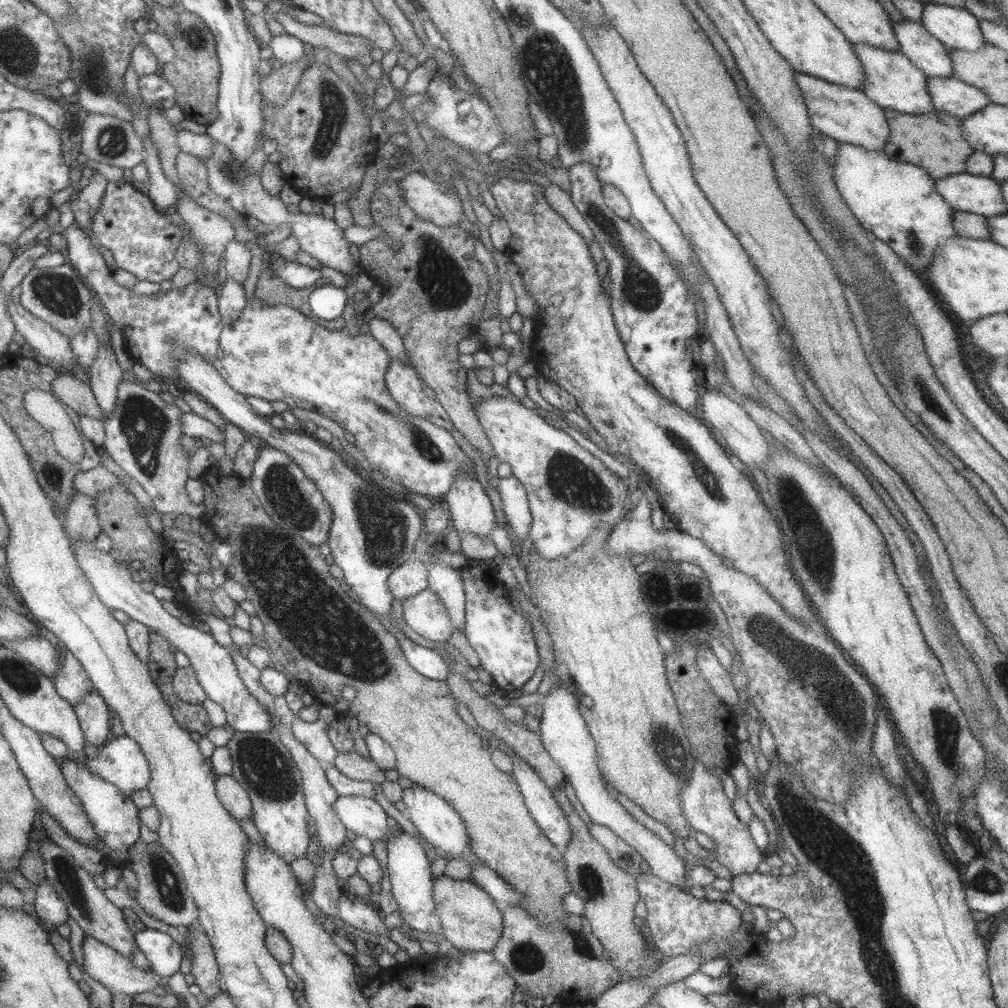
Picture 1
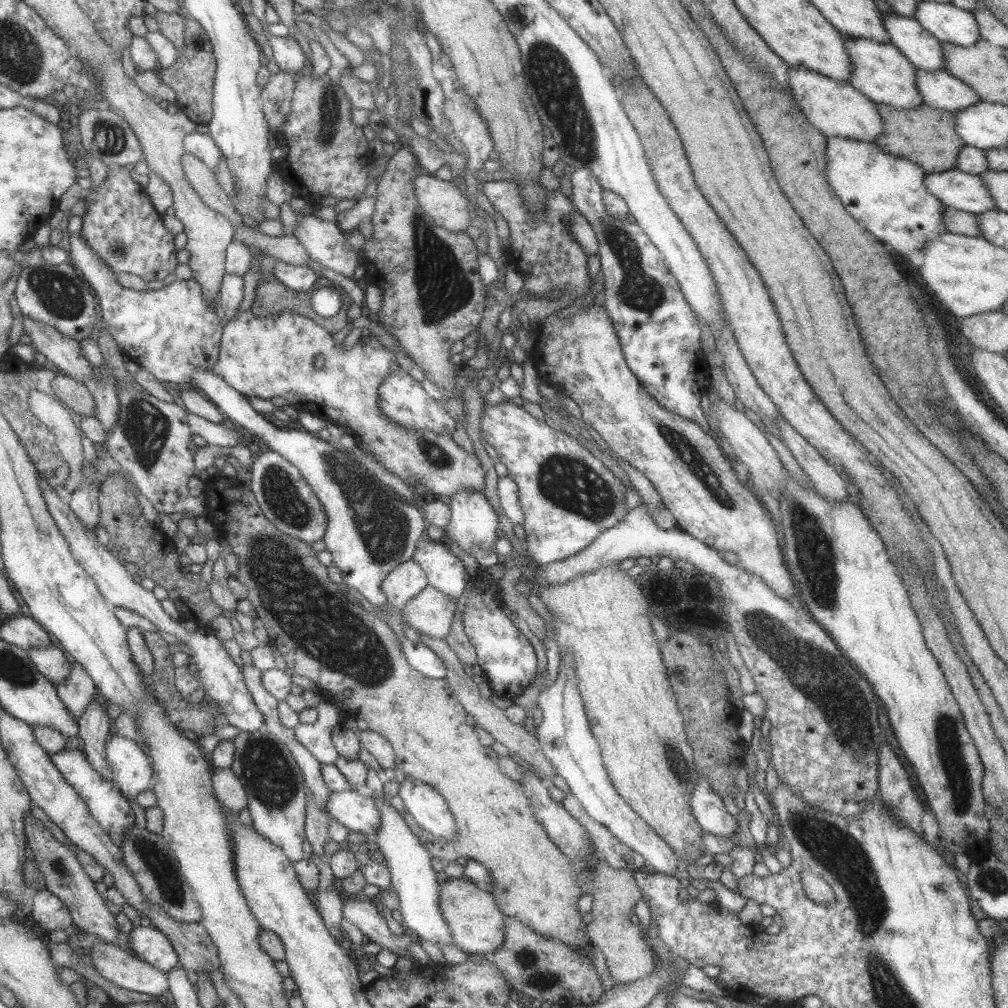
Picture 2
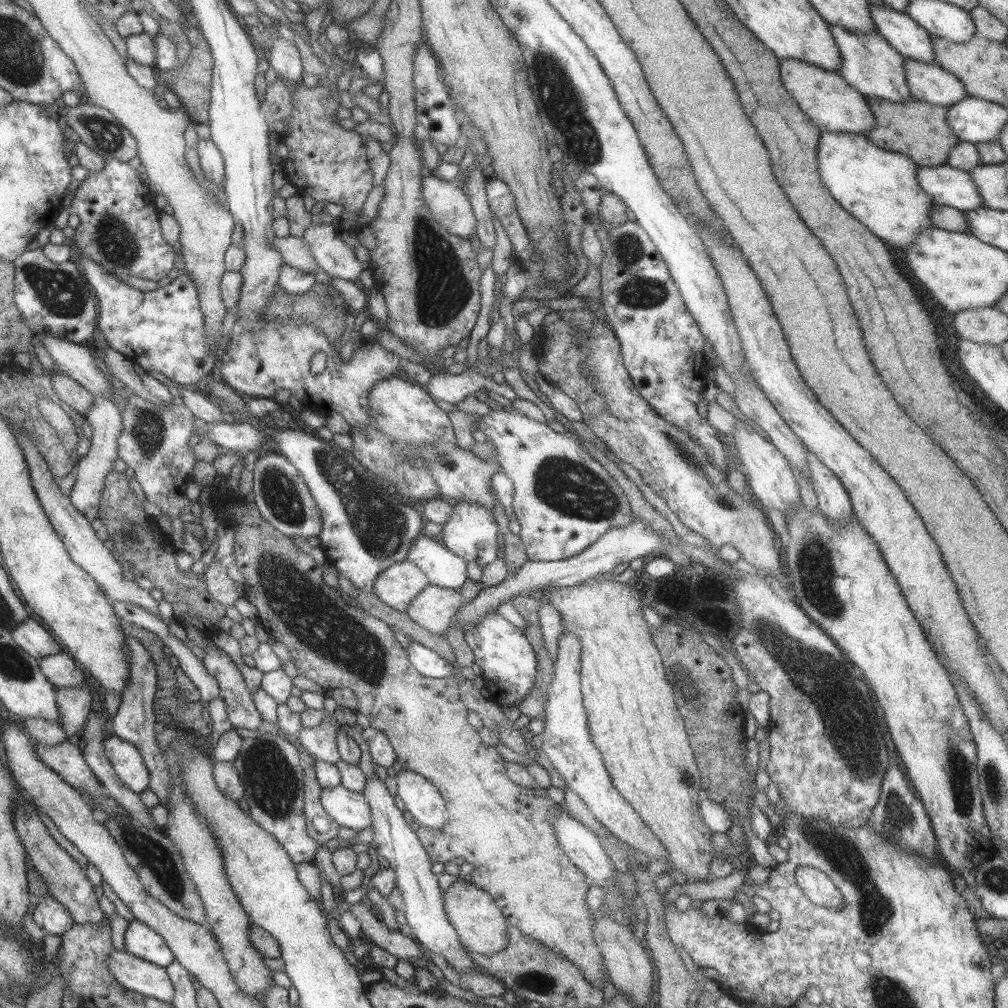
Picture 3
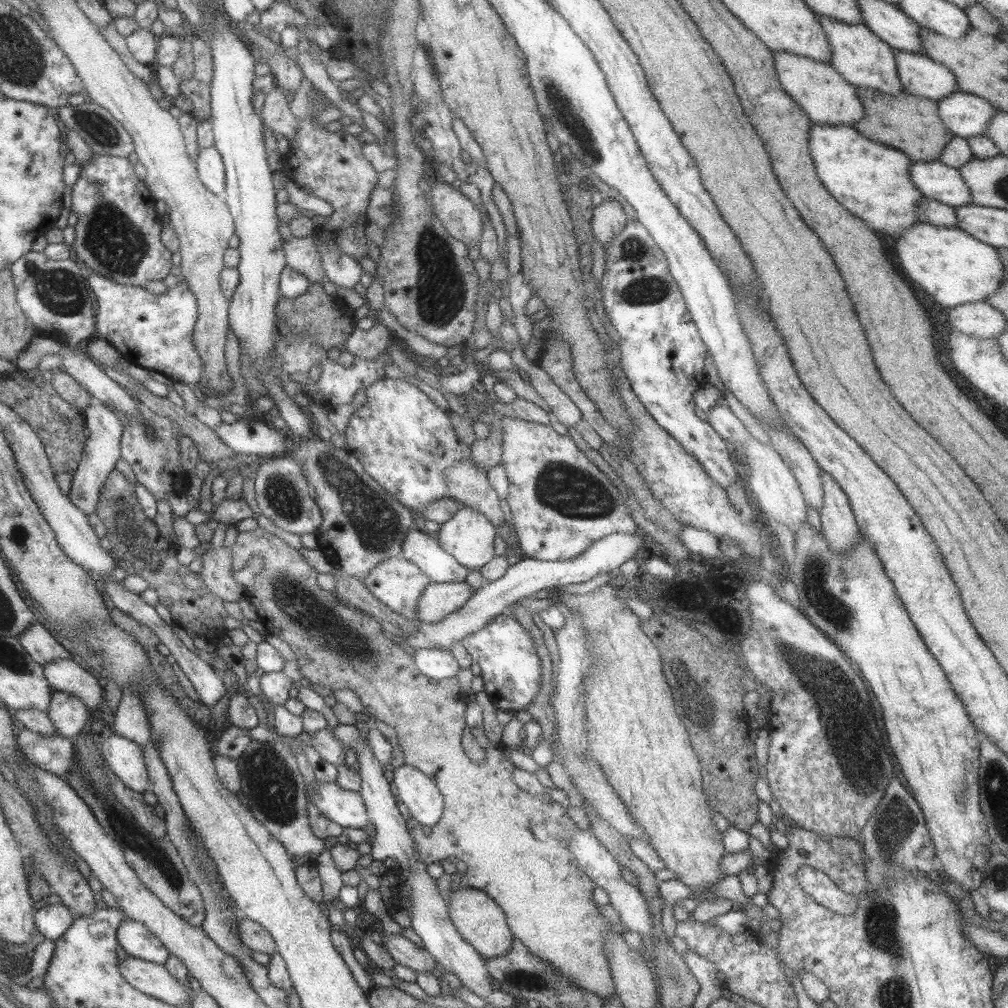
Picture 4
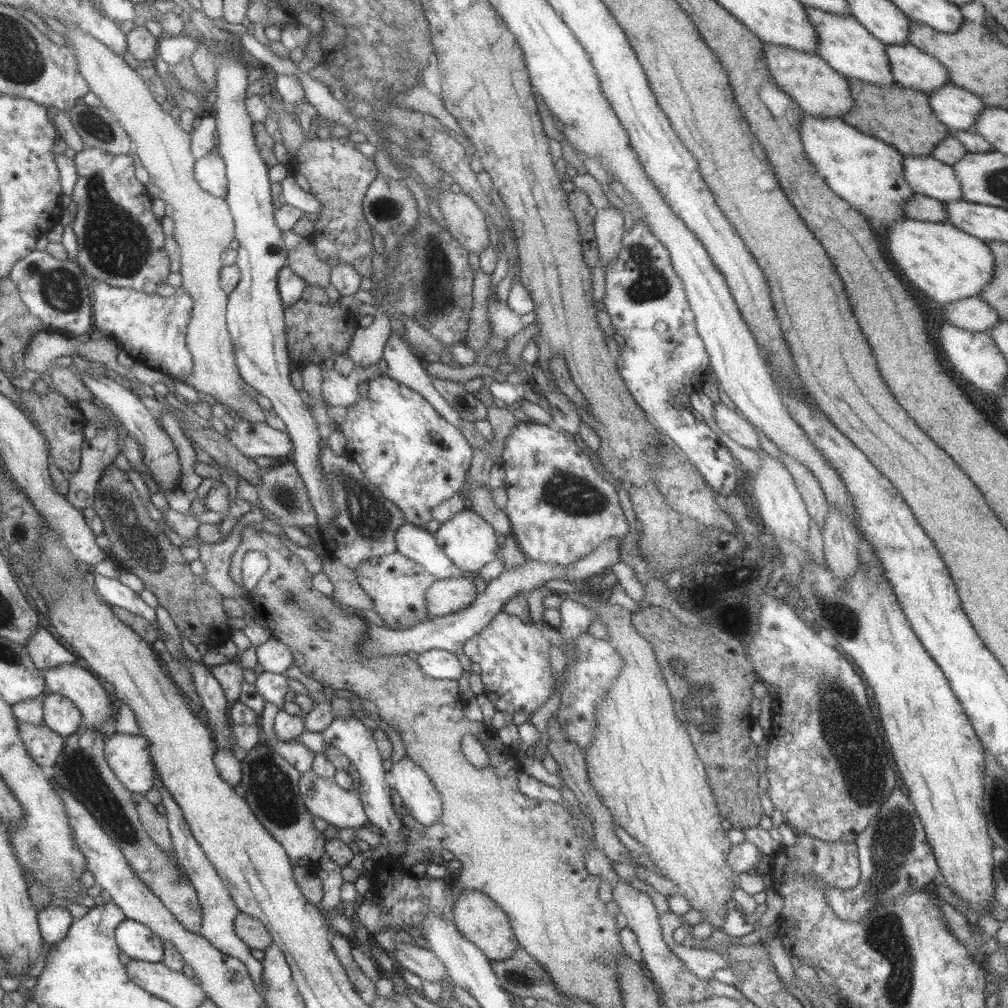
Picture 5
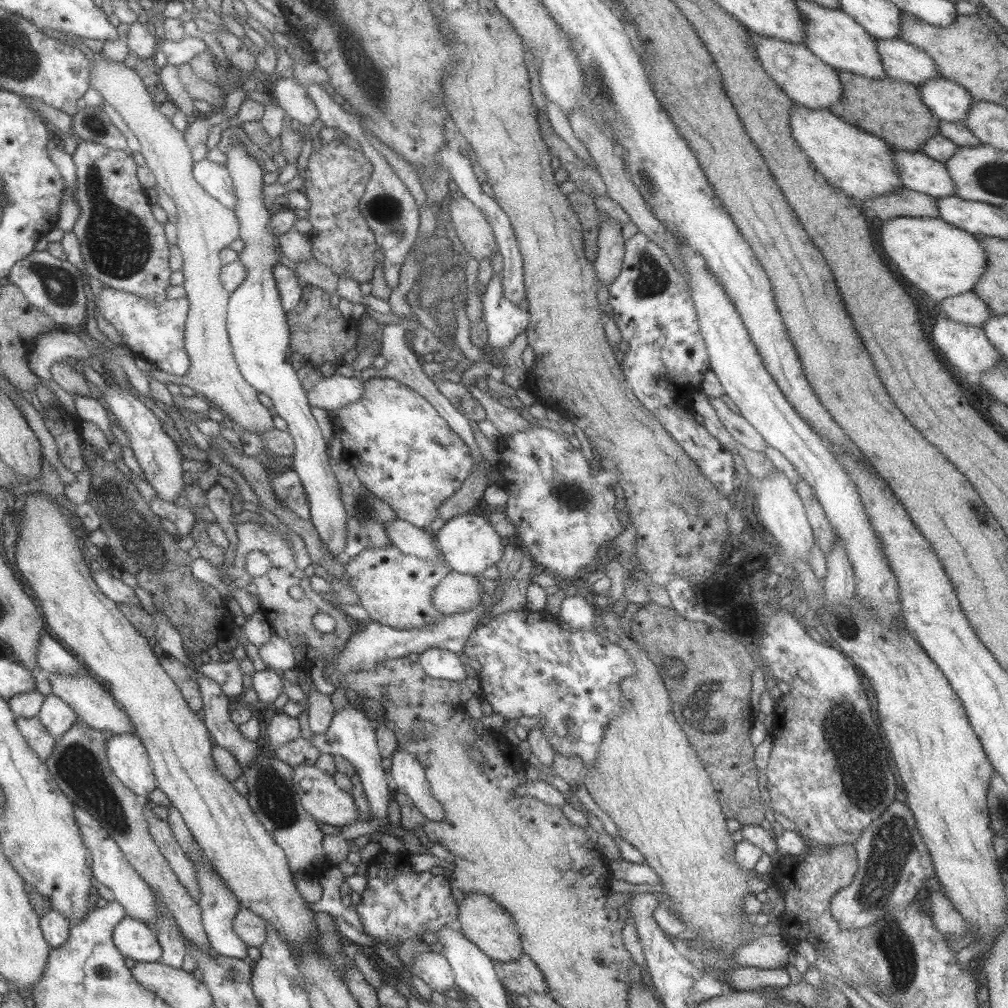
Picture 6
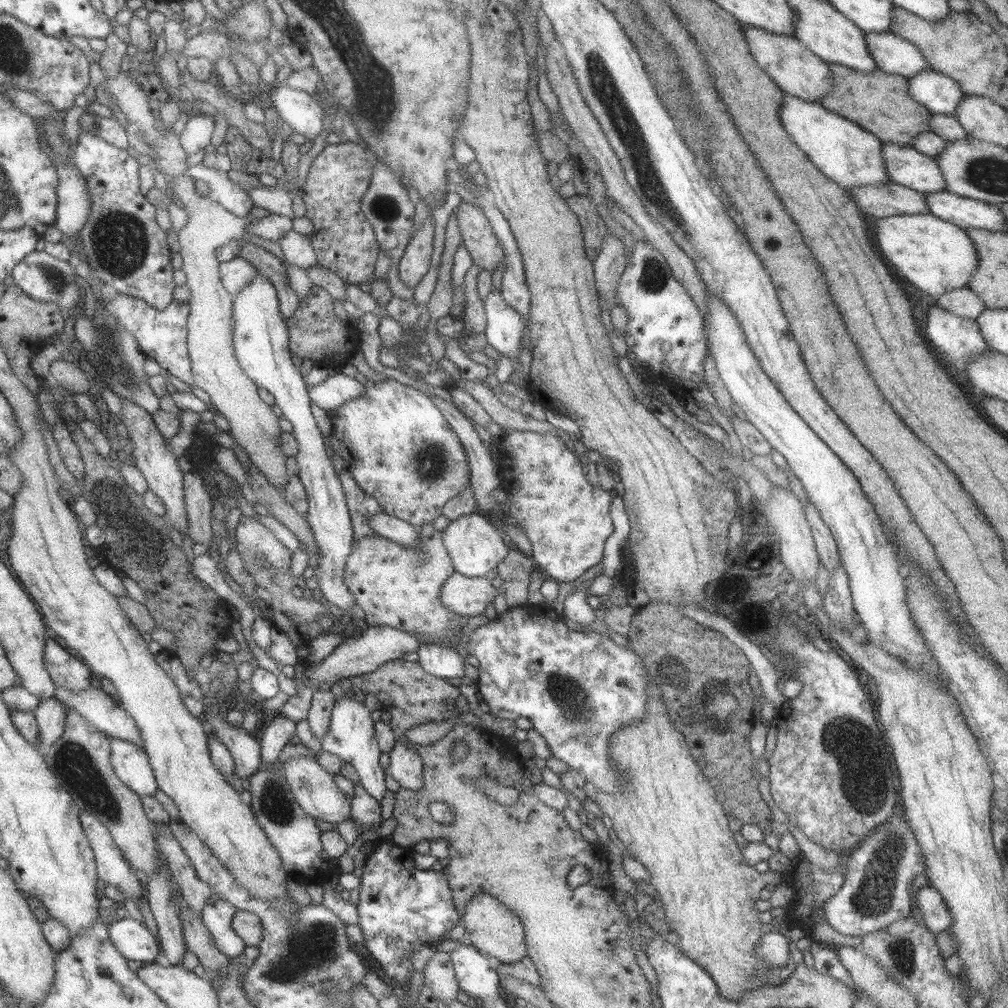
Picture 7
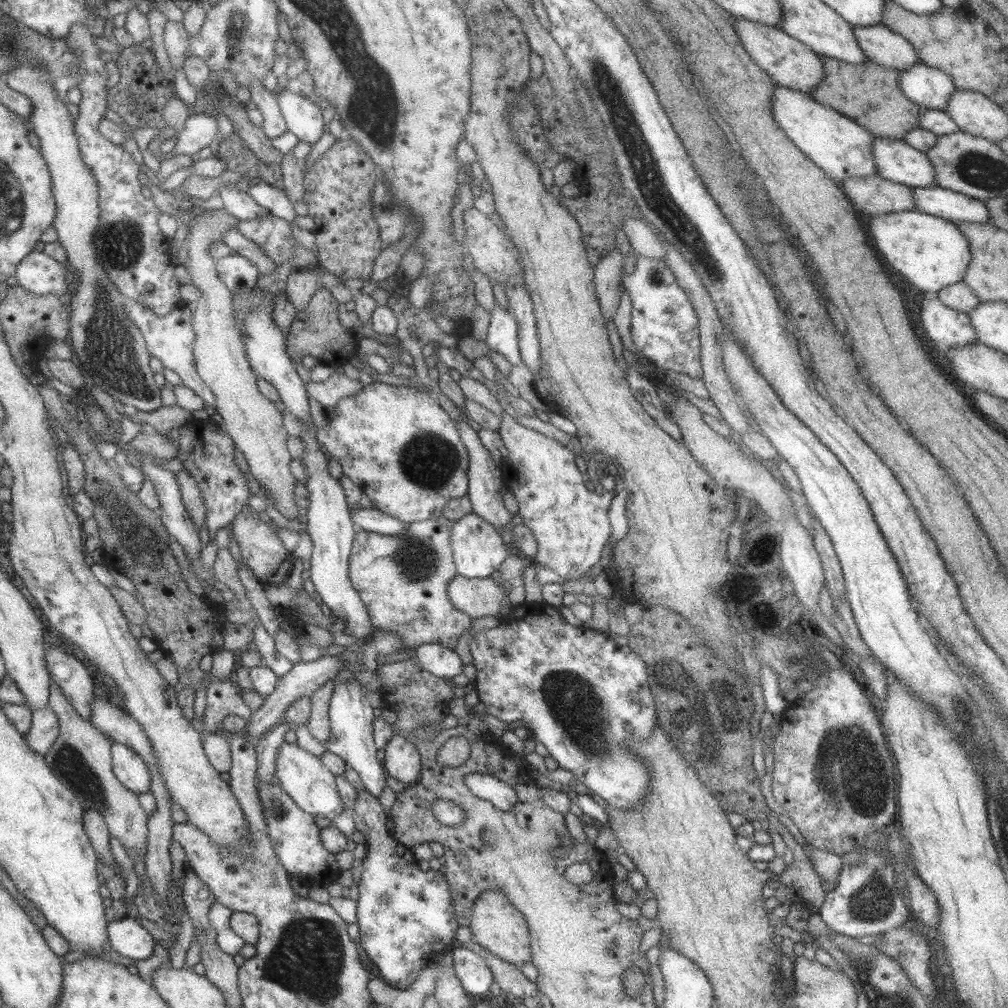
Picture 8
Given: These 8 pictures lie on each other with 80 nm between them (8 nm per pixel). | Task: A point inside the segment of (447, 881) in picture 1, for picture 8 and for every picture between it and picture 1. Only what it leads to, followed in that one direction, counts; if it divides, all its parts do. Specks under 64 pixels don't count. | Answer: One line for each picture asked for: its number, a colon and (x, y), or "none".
2: (477, 926)
3: (482, 929)
4: (478, 919)
5: (480, 920)
6: (486, 924)
7: (493, 929)
8: (495, 924)

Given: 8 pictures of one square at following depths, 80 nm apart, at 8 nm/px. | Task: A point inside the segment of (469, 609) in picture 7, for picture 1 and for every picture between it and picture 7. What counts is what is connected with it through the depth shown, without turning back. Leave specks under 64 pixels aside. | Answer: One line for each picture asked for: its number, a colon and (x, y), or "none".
1: (425, 615)
2: (430, 612)
3: (434, 608)
4: (437, 600)
5: (445, 596)
6: (455, 593)

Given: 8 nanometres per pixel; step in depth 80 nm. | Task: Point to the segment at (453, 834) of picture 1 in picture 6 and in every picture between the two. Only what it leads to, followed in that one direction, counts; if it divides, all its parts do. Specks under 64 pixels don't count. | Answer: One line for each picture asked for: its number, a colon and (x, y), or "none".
2: (431, 816)
3: (422, 800)
4: (416, 791)
5: (413, 785)
6: (408, 775)

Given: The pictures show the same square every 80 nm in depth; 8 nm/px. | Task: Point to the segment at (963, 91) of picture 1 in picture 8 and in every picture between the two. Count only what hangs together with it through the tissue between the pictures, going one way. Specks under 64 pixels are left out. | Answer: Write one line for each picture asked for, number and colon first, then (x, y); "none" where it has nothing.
2: (940, 90)
3: (929, 83)
4: (919, 75)
5: (911, 68)
6: (900, 60)
7: (892, 54)
8: (879, 45)

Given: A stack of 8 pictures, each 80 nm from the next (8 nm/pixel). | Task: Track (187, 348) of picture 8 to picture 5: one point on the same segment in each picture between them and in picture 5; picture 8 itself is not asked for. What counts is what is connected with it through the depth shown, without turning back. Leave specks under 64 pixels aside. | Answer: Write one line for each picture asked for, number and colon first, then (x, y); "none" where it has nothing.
5: (151, 329)
6: (155, 332)
7: (161, 334)

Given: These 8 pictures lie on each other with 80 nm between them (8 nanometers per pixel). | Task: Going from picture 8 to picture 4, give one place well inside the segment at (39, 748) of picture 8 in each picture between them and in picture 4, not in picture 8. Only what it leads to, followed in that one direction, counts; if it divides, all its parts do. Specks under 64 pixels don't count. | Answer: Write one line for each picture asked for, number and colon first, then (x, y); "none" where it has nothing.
4: (67, 713)
5: (59, 714)
6: (56, 717)
7: (49, 715)

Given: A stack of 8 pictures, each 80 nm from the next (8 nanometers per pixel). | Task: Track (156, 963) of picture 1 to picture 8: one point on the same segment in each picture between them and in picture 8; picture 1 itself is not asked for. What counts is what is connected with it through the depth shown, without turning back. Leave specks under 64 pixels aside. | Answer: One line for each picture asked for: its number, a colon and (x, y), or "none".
2: (148, 944)
3: (139, 940)
4: (134, 938)
5: (134, 939)
6: (132, 938)
7: (132, 939)
8: (125, 936)

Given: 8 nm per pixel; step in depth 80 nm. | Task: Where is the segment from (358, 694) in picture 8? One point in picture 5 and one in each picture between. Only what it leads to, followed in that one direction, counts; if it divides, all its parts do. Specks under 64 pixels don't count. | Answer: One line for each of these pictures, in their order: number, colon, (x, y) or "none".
5: (347, 734)
6: (350, 735)
7: (350, 736)

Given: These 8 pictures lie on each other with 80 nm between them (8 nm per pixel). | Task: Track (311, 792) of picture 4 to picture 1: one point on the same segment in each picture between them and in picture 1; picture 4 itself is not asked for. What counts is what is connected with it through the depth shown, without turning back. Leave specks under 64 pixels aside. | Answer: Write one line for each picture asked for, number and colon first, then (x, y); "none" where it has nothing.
1: (364, 817)
2: (353, 809)
3: (347, 808)

